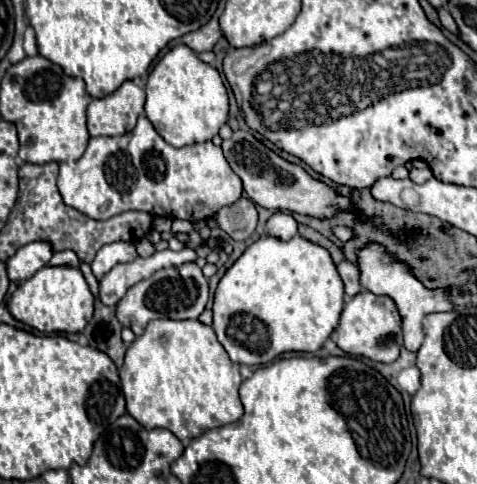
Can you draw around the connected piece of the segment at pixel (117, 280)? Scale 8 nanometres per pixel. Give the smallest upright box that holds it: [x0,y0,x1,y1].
[101,248,197,306]

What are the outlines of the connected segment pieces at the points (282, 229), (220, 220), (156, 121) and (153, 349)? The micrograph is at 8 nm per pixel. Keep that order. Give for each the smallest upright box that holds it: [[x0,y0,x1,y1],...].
[[267,212,297,240],[213,198,257,240],[145,44,229,146],[119,320,243,444]]

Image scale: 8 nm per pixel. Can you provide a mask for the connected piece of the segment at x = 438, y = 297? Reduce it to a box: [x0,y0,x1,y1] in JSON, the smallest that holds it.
[357,242,455,352]

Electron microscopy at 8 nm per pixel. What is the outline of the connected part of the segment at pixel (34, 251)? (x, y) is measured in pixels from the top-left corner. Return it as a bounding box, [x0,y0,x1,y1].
[7,240,53,282]

